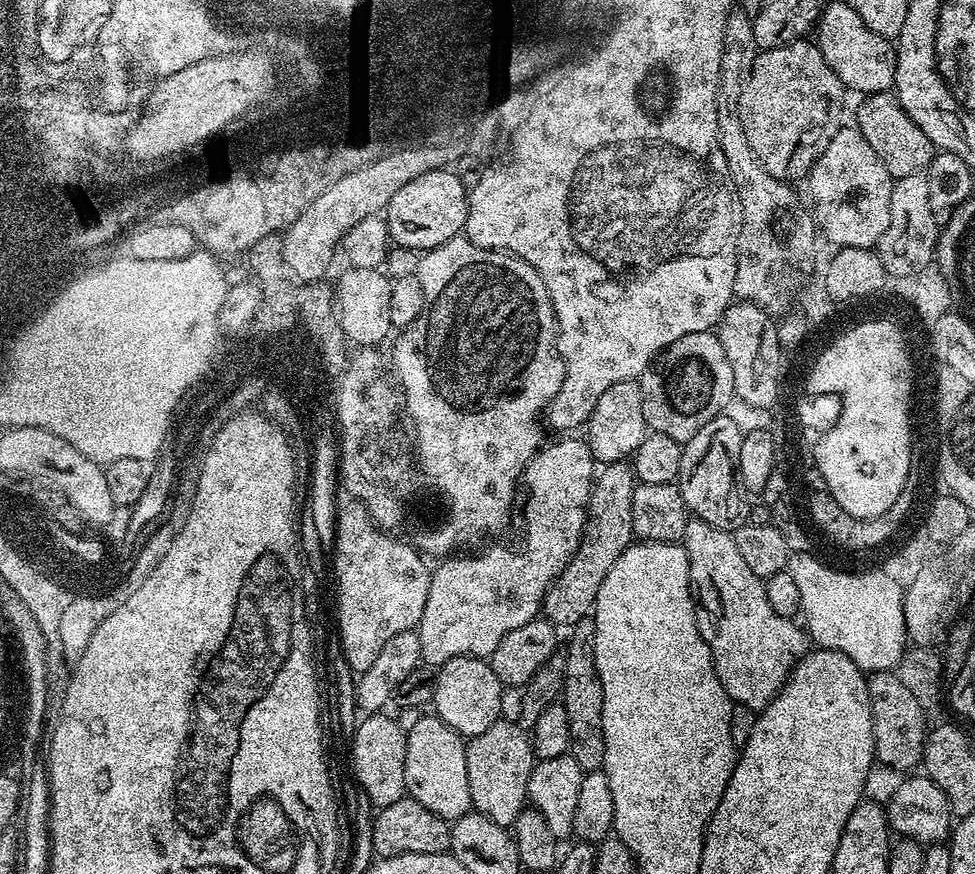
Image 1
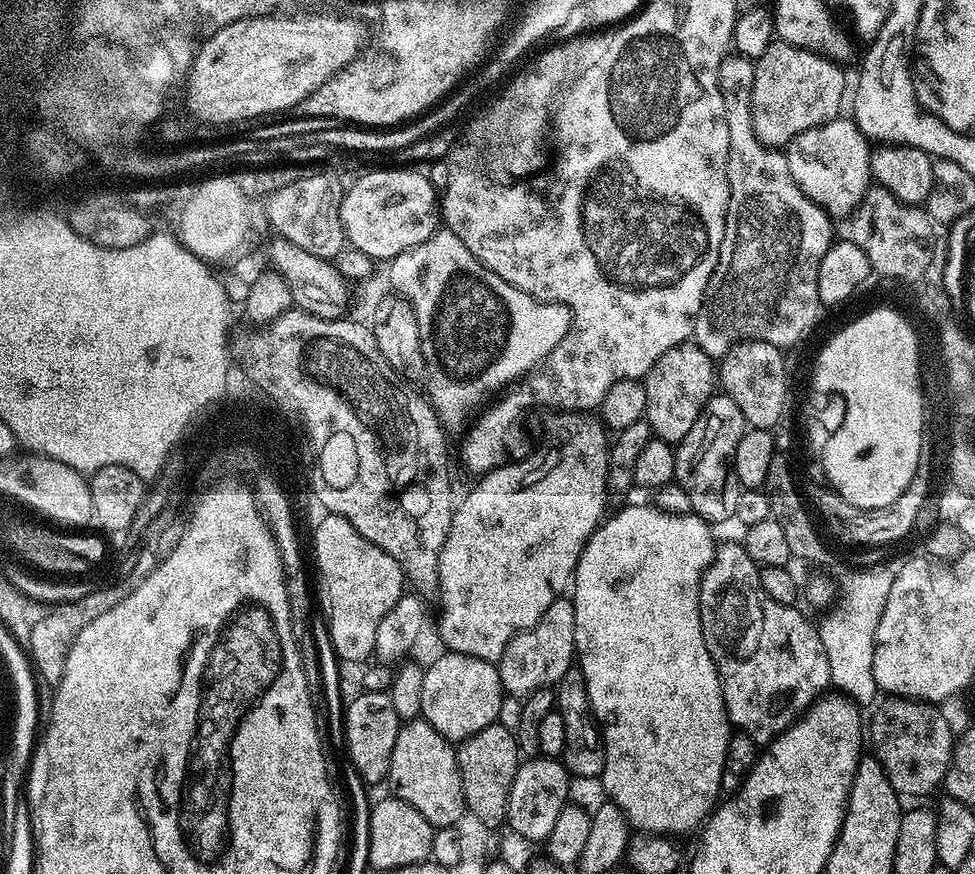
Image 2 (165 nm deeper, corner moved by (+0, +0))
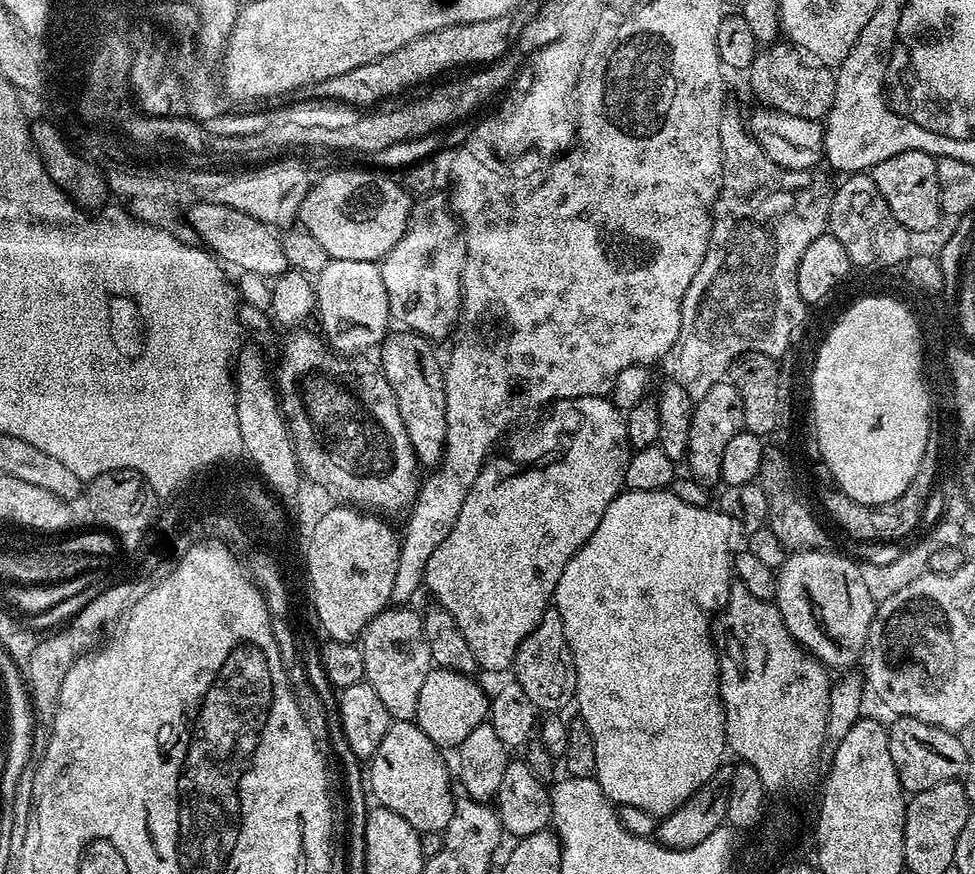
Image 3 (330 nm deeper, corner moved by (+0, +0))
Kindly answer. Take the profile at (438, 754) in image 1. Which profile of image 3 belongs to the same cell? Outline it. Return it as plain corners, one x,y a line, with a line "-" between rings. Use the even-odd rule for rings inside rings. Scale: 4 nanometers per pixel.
393,720
386,730
386,738
382,738
382,746
370,757
372,765
366,768
366,780
371,795
372,792
376,795
375,803
394,810
394,814
402,814
421,834
443,833
454,814
454,780
448,777
448,768
440,756
443,756
441,749
422,734
417,724
411,720

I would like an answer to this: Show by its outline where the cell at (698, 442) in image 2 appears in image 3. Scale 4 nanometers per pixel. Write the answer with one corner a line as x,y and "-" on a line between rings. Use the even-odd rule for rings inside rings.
731,379
720,380
702,399
695,401
690,422
690,442
686,457
687,471
692,479
705,486
719,485
721,483
722,453
725,452
730,438
744,428
744,411
742,410
742,394
732,385

